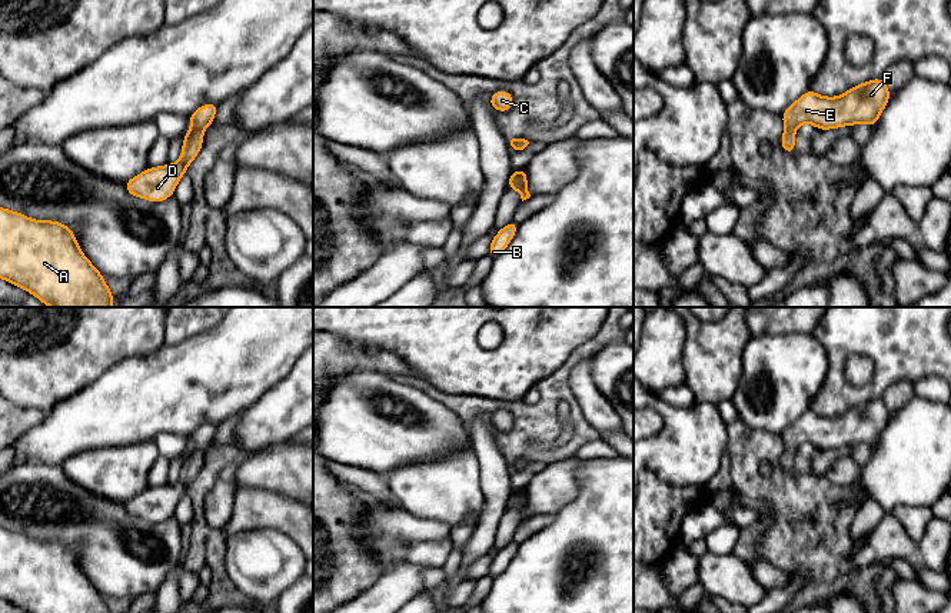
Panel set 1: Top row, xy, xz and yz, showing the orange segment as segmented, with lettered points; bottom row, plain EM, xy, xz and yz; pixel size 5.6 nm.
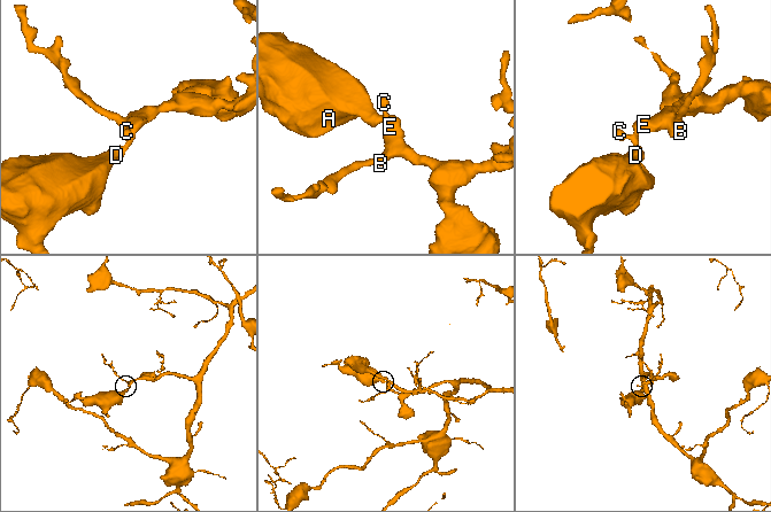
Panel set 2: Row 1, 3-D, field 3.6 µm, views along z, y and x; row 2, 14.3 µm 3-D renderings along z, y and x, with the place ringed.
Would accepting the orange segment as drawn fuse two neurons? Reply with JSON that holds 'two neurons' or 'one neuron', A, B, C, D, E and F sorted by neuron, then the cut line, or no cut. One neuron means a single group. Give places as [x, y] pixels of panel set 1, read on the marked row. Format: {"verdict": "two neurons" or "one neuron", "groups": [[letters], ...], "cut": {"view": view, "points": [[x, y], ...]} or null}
{"verdict": "one neuron", "groups": [["A", "B", "C", "D", "E", "F"]], "cut": null}

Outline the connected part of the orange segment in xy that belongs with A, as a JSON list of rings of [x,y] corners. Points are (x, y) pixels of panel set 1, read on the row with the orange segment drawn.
[[[0,207],[0,279],[34,294],[51,307],[113,307],[113,293],[61,221],[31,220]]]

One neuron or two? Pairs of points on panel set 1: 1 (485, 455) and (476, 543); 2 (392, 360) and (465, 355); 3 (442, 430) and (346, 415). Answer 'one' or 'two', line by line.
1: one
2: two
3: one

